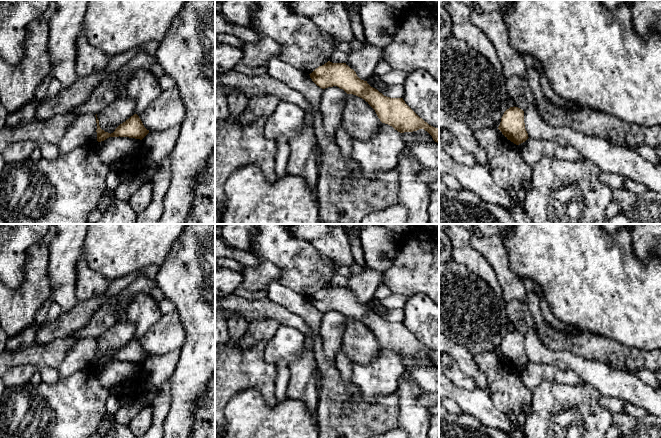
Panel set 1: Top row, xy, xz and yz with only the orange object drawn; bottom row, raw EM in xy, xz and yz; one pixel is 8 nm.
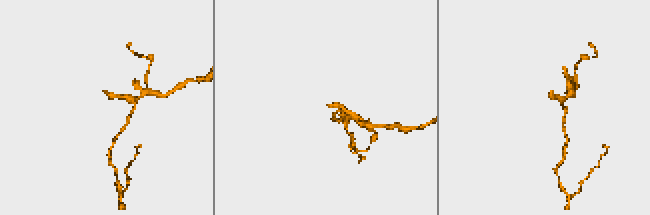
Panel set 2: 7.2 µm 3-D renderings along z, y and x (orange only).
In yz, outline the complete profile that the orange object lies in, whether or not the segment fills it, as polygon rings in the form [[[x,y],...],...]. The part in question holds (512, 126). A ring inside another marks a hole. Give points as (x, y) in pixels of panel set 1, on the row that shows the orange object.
[[[515,106],[504,112],[498,129],[516,145],[525,142],[529,138],[525,129],[524,111]]]

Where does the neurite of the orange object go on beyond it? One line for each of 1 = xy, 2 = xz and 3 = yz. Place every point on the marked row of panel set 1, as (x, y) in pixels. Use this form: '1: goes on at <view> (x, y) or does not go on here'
1: does not go on here
2: does not go on here
3: does not go on here

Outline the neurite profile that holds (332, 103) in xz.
[[[337,86],[323,89],[320,110],[325,132],[330,136],[335,137],[338,127],[342,124],[346,96],[347,93]]]

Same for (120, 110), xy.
[[[128,95],[117,98],[103,111],[97,114],[99,126],[108,133],[113,133],[115,129],[135,114],[135,100]]]

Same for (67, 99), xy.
[[[105,67],[86,77],[78,77],[71,87],[62,87],[59,93],[48,102],[39,102],[35,112],[35,120],[48,121],[86,103],[94,88],[102,80],[104,69]]]

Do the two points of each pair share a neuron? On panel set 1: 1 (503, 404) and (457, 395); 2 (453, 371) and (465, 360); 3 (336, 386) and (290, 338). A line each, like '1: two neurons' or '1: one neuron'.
1: two neurons
2: two neurons
3: two neurons

